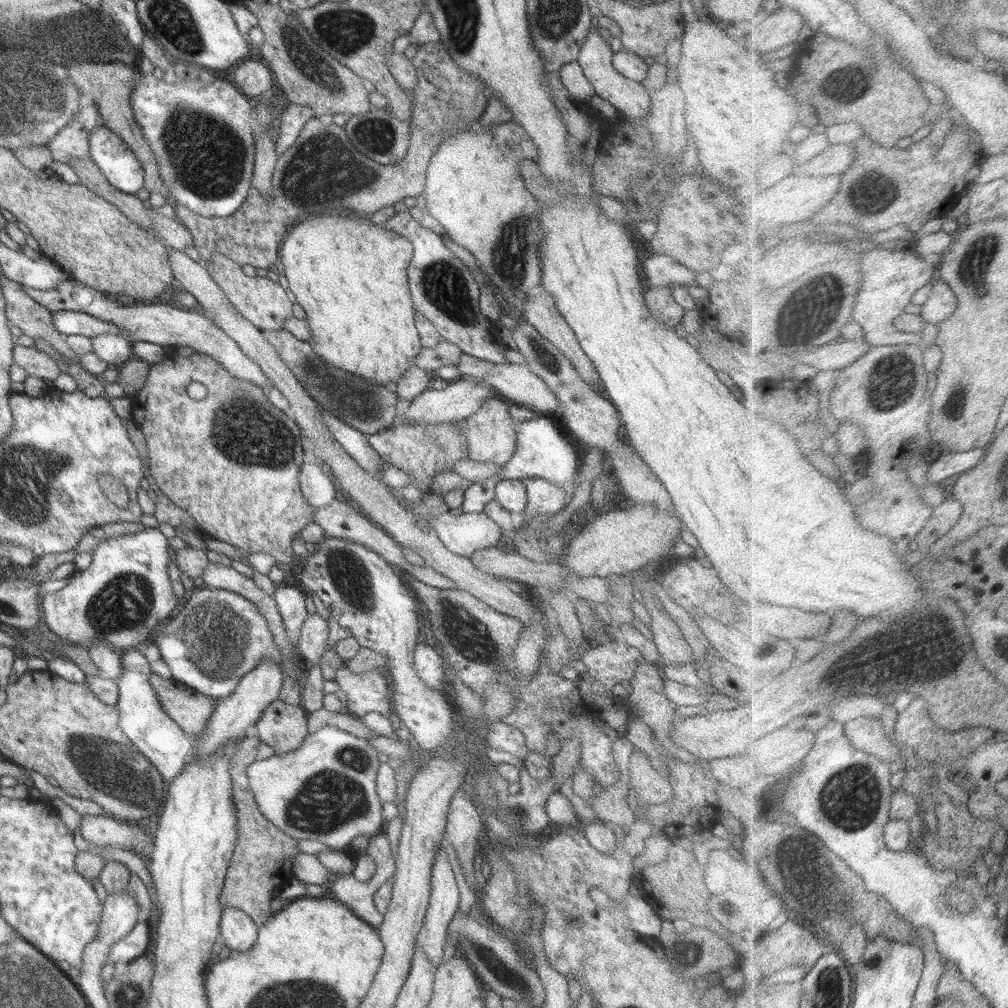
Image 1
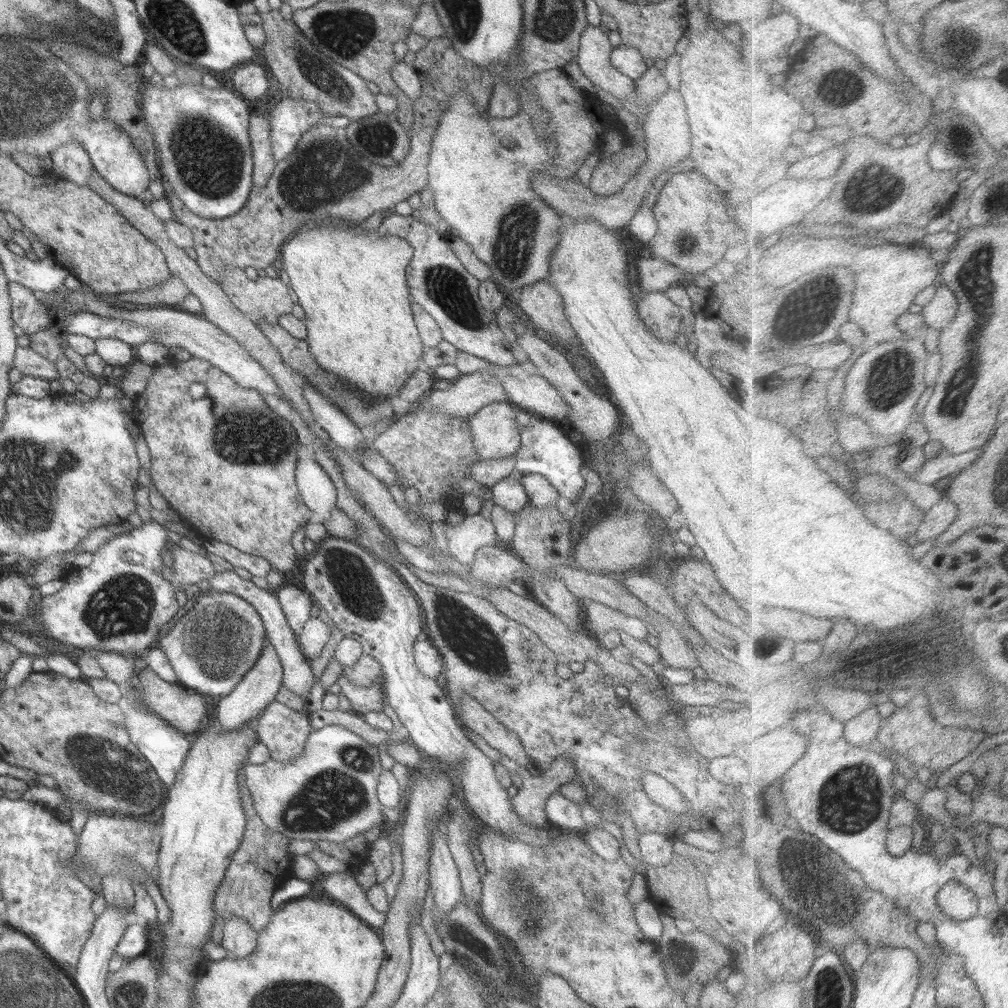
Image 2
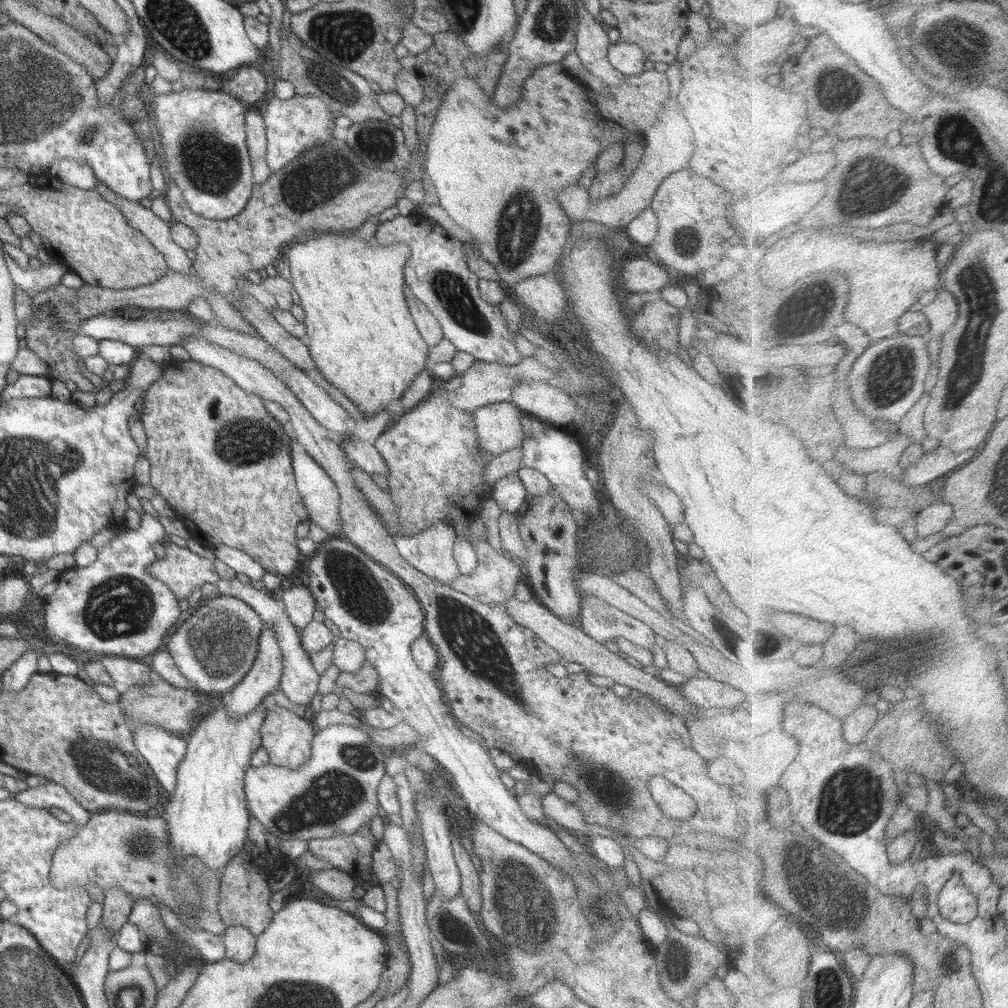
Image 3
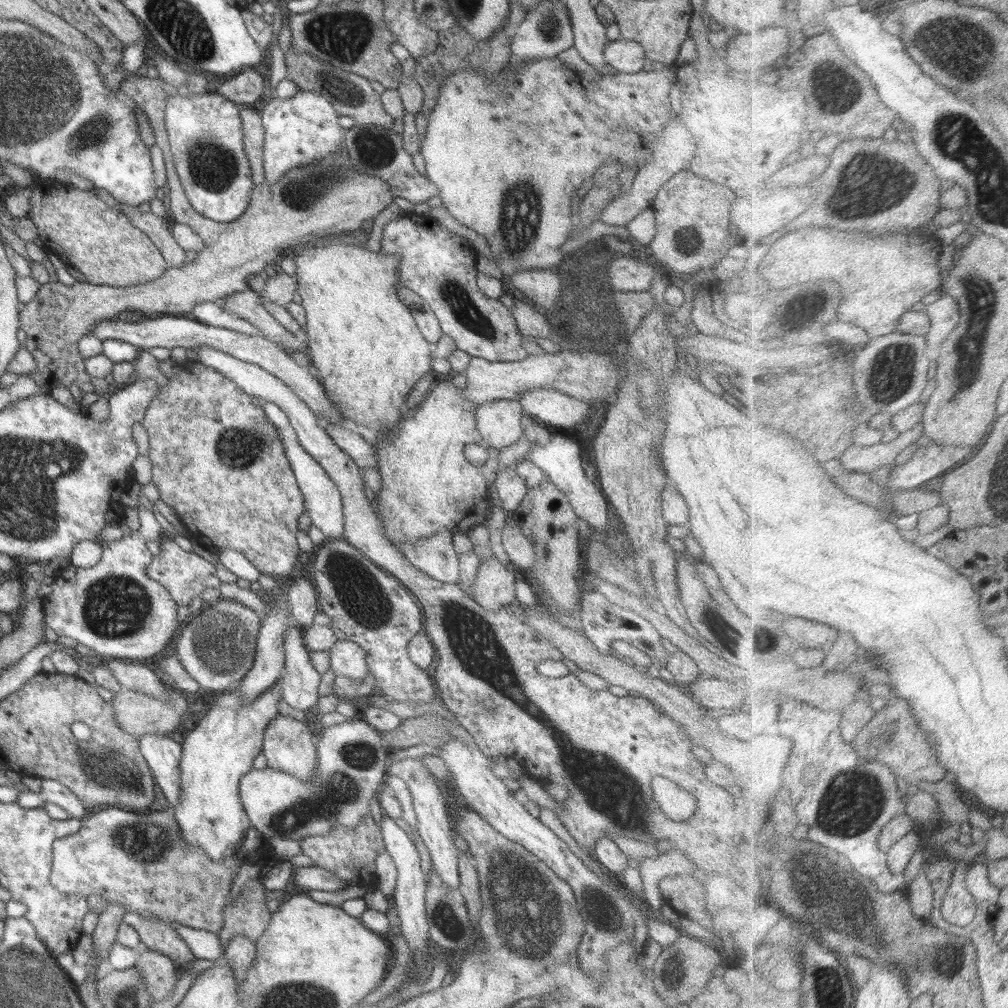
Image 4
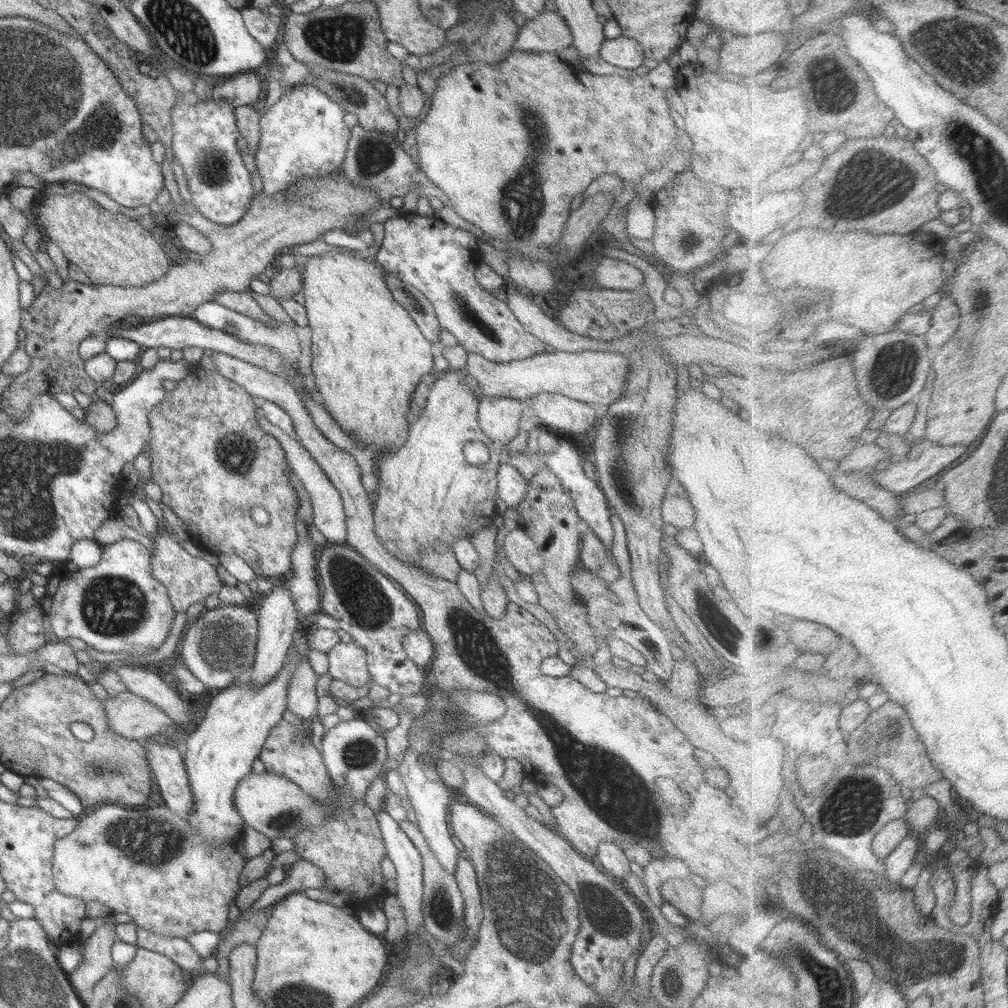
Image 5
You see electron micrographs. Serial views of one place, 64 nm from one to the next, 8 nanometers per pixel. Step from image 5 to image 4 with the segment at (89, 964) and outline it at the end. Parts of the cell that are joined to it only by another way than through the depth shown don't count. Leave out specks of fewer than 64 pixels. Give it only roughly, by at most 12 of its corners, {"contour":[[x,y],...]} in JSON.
{"contour":[[108,902],[94,932],[92,969],[108,960],[127,910]]}

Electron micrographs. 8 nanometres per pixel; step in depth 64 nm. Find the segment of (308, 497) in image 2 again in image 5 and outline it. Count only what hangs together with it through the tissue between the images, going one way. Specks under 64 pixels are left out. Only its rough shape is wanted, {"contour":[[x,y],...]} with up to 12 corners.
{"contour":[[274,437],[307,490],[314,526],[346,543],[340,491],[295,438]]}

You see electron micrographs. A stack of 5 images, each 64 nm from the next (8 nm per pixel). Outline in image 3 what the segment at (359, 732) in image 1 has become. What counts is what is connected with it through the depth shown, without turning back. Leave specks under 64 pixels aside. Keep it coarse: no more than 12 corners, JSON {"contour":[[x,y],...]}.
{"contour":[[321,710],[309,717],[318,731],[332,725],[358,726],[376,746],[391,751],[415,747],[416,730],[399,719],[382,730],[356,712]]}

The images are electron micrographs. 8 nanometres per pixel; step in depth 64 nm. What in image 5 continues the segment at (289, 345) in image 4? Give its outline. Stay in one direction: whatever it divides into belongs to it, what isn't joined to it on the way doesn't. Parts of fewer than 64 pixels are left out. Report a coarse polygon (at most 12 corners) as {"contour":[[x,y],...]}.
{"contour":[[224,291],[213,302],[272,327],[250,291]]}

